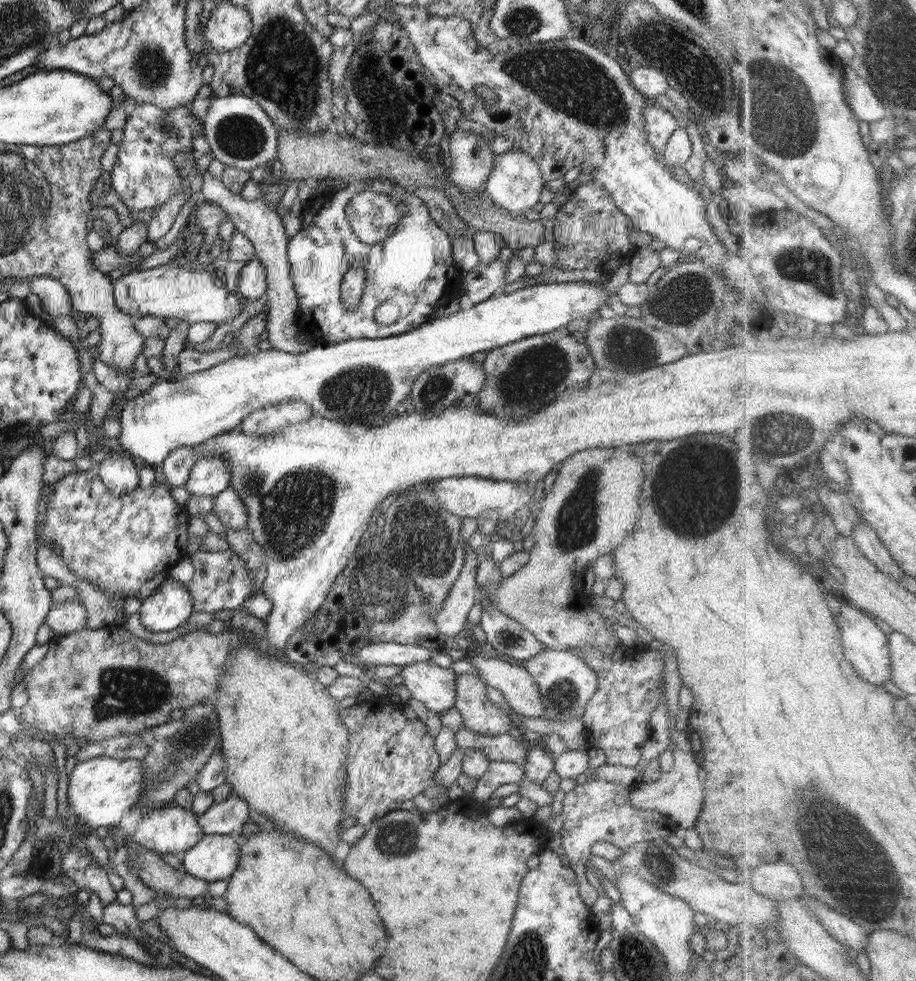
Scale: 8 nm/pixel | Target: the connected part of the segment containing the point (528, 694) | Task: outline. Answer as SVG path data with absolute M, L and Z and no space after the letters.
M473 652L465 657L478 670L479 677L488 687L502 692L514 713L528 719L544 716L546 709L542 705L539 686L524 667Z

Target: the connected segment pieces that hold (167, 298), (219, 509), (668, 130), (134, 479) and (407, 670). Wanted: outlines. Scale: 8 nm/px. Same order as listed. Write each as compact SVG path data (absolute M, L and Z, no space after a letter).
M171 263L141 272L133 271L112 283L115 306L132 318L178 318L190 325L195 322L213 322L219 325L240 316L247 303L238 294L230 292L225 280L218 278L214 270L193 272L186 268L176 268Z
M232 487L226 488L213 497L212 513L222 521L226 528L244 530L248 524L248 512L242 497Z
M653 104L646 105L642 113L643 125L647 132L647 141L663 154L668 139L679 127L678 119L662 107L655 108Z
M111 452L110 457L99 462L94 473L102 479L114 496L120 496L132 492L138 486L140 466L137 460L126 453Z
M418 661L403 666L399 672L411 698L420 700L426 709L442 714L455 708L456 677L452 668L444 668L430 661Z

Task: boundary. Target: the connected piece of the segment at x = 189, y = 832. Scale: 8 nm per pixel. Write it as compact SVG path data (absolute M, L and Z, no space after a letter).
M174 804L144 814L137 824L134 841L160 855L181 856L204 835L197 814Z

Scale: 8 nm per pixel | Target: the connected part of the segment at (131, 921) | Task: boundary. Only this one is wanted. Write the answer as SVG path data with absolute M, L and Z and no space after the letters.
M115 900L104 906L102 922L110 924L127 937L135 938L140 942L146 934L142 929L143 922L136 917L136 909L132 904L124 906Z

